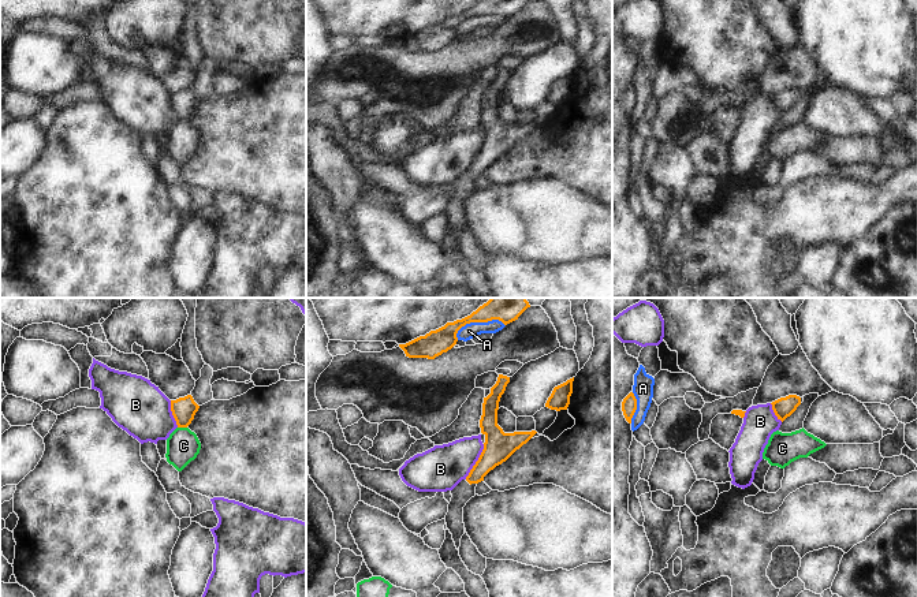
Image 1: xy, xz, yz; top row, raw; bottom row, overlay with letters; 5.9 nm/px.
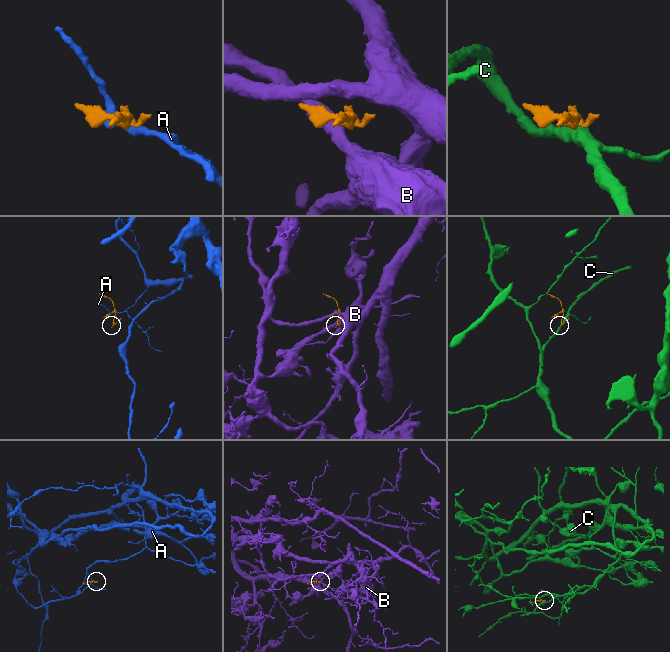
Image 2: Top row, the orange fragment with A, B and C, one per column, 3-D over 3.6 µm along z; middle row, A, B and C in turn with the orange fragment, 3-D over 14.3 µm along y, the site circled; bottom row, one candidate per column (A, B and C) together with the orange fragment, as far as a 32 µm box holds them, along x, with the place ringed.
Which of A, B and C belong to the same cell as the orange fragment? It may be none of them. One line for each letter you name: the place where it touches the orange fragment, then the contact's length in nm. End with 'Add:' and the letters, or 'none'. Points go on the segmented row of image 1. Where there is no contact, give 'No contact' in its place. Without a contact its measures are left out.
Add: none

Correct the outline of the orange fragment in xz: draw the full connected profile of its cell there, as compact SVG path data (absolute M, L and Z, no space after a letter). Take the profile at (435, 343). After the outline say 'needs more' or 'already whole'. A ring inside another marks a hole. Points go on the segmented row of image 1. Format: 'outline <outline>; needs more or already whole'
outline M491 298L470 316L454 322L447 322L444 327L430 331L425 336L420 336L406 344L399 344L399 347L409 358L435 359L456 344L456 333L466 324L499 320L507 325L518 320L528 307L530 307L530 305L526 298Z; already whole

